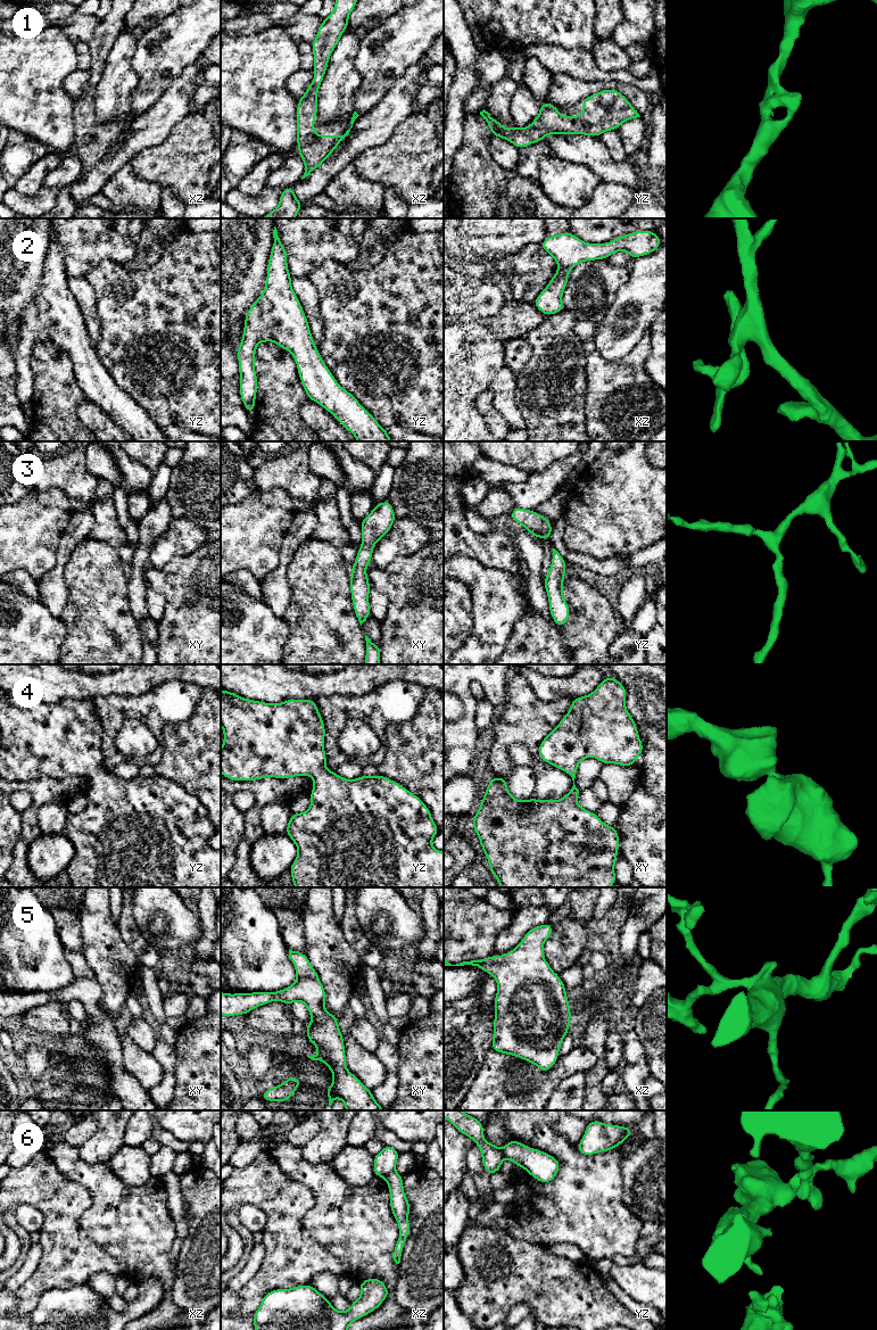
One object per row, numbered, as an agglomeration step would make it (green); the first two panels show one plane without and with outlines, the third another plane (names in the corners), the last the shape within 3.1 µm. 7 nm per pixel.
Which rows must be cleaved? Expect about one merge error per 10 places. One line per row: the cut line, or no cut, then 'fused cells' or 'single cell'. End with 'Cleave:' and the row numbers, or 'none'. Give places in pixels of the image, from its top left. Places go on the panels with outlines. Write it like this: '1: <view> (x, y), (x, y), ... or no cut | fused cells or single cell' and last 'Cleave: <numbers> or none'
1: no cut | single cell
2: no cut | single cell
3: no cut | single cell
4: no cut | single cell
5: no cut | single cell
6: xz (394, 1170), (385, 1178) | fused cells
Cleave: 6

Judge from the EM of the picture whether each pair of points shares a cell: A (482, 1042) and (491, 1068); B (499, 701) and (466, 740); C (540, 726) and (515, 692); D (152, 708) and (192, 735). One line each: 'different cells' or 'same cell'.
A: different cells
B: same cell
C: same cell
D: different cells

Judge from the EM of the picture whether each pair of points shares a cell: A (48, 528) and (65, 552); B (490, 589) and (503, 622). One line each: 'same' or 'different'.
A: different
B: same

